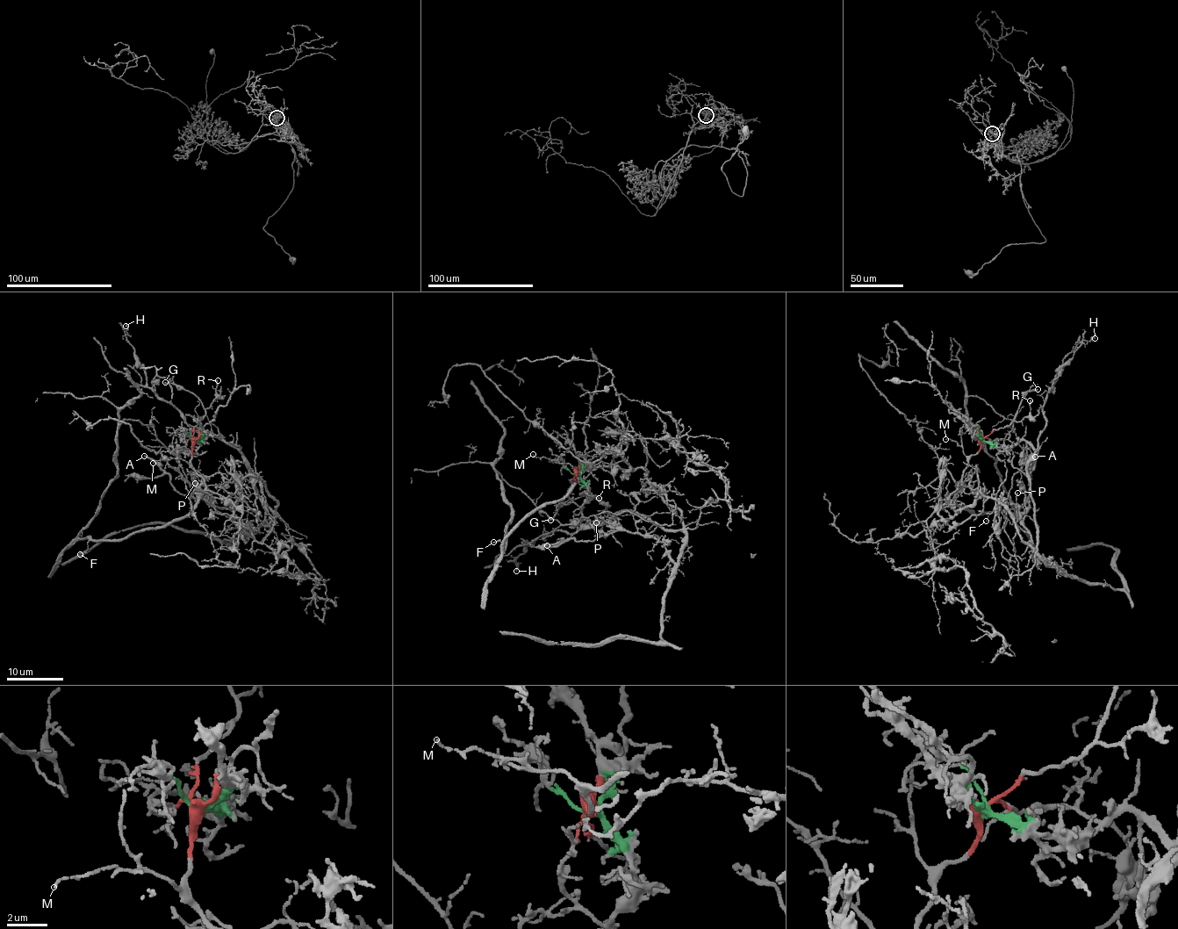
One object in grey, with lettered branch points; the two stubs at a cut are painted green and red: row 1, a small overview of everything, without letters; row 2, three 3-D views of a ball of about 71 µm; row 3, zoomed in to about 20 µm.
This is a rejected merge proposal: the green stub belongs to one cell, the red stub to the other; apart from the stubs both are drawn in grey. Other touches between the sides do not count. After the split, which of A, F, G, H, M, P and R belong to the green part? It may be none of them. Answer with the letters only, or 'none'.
A, H, P

